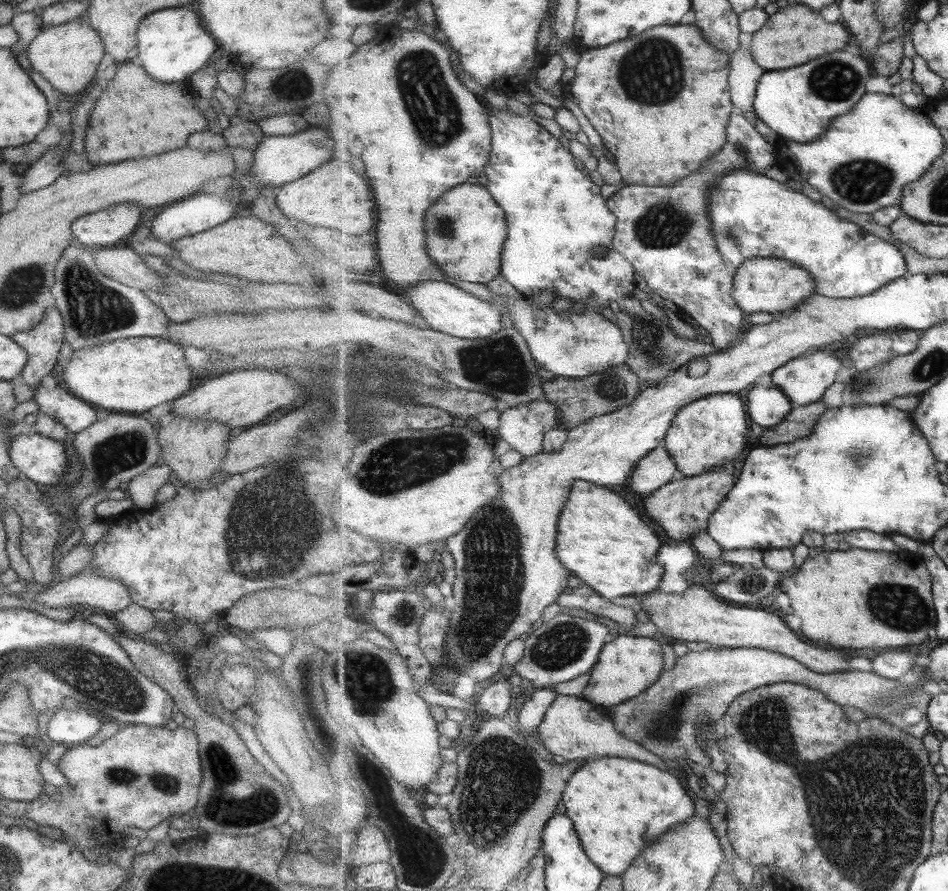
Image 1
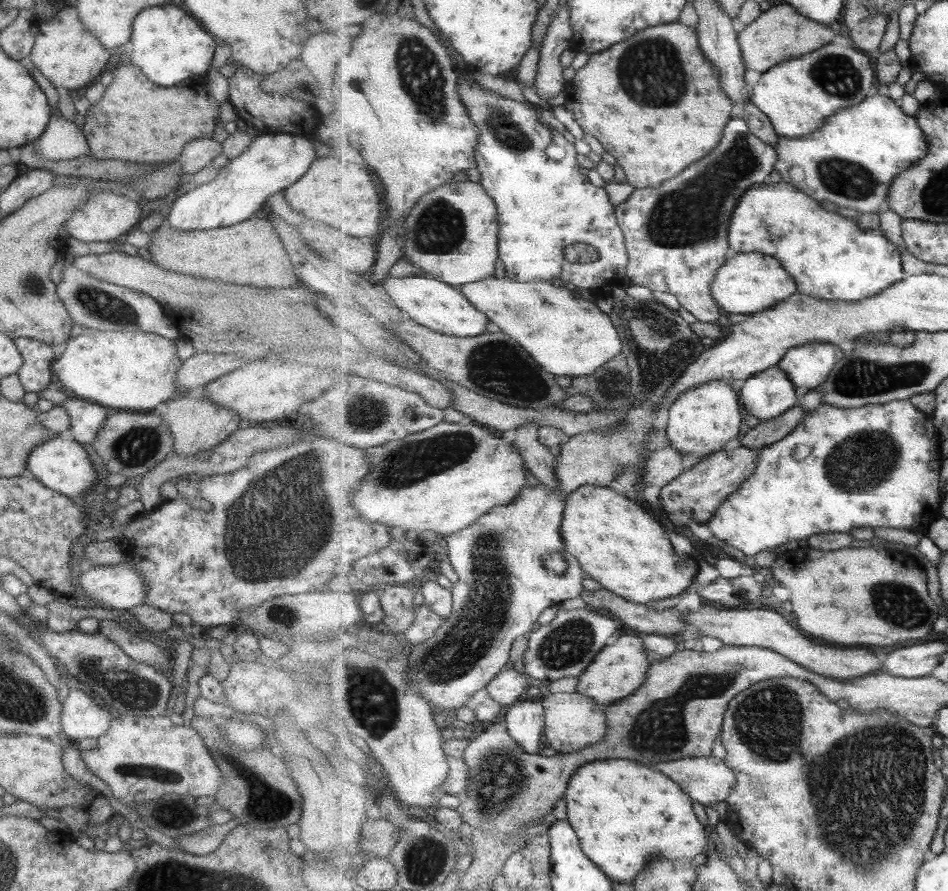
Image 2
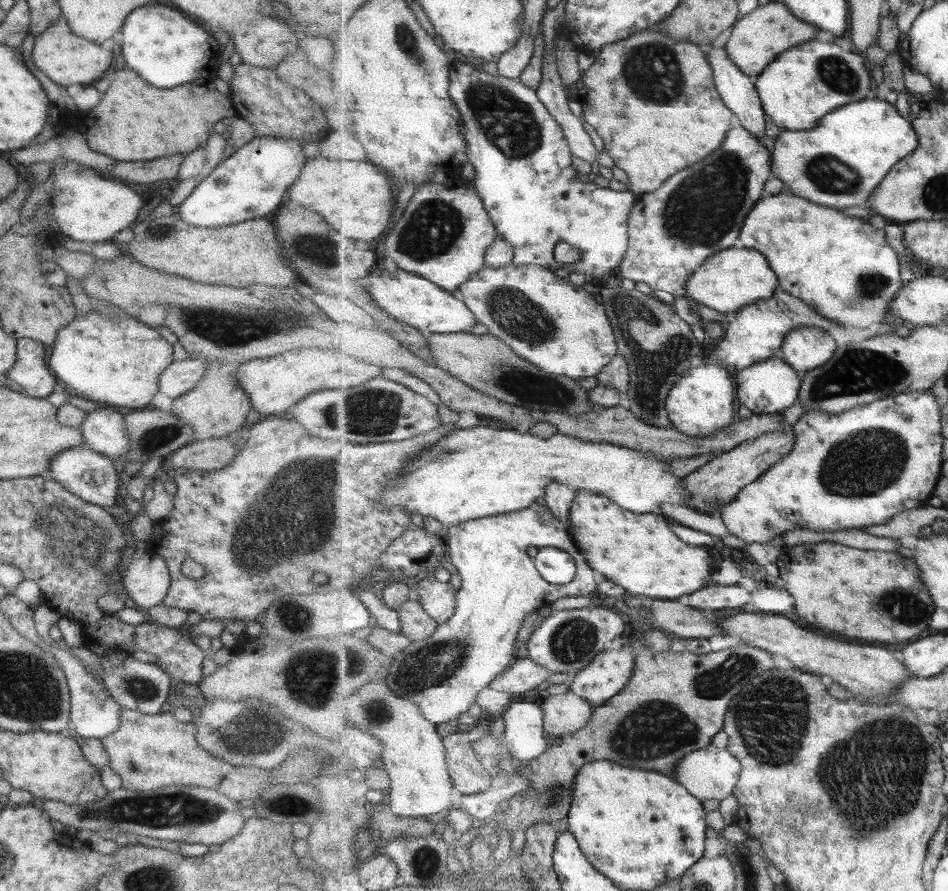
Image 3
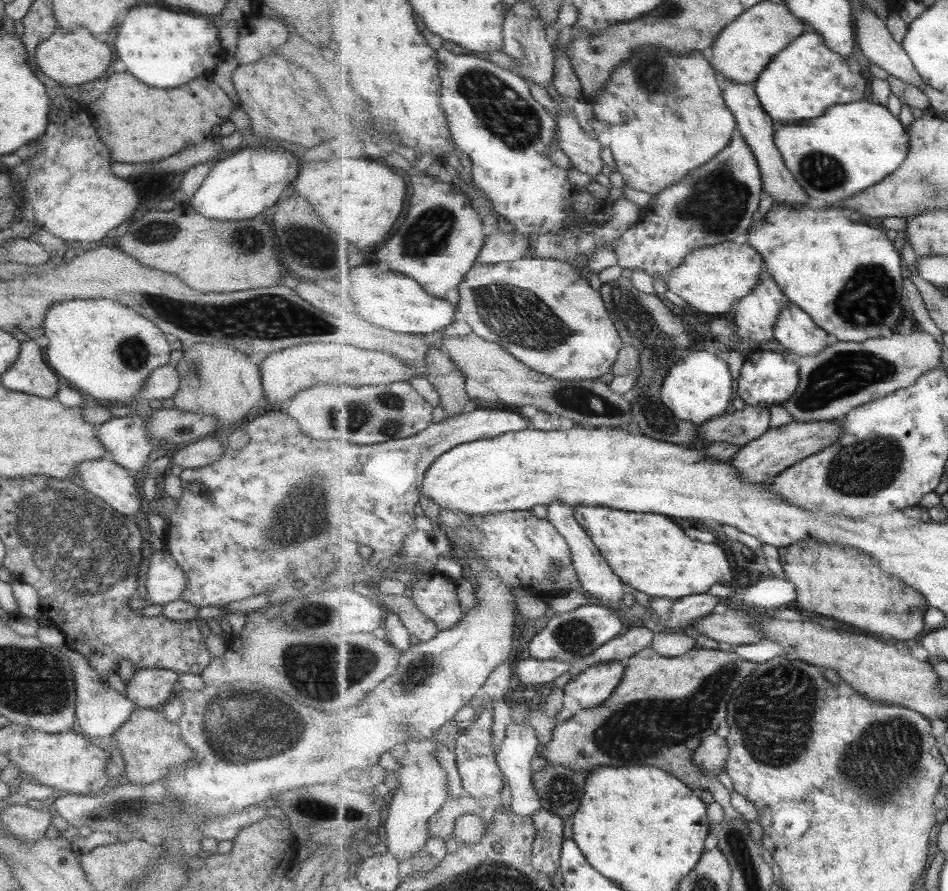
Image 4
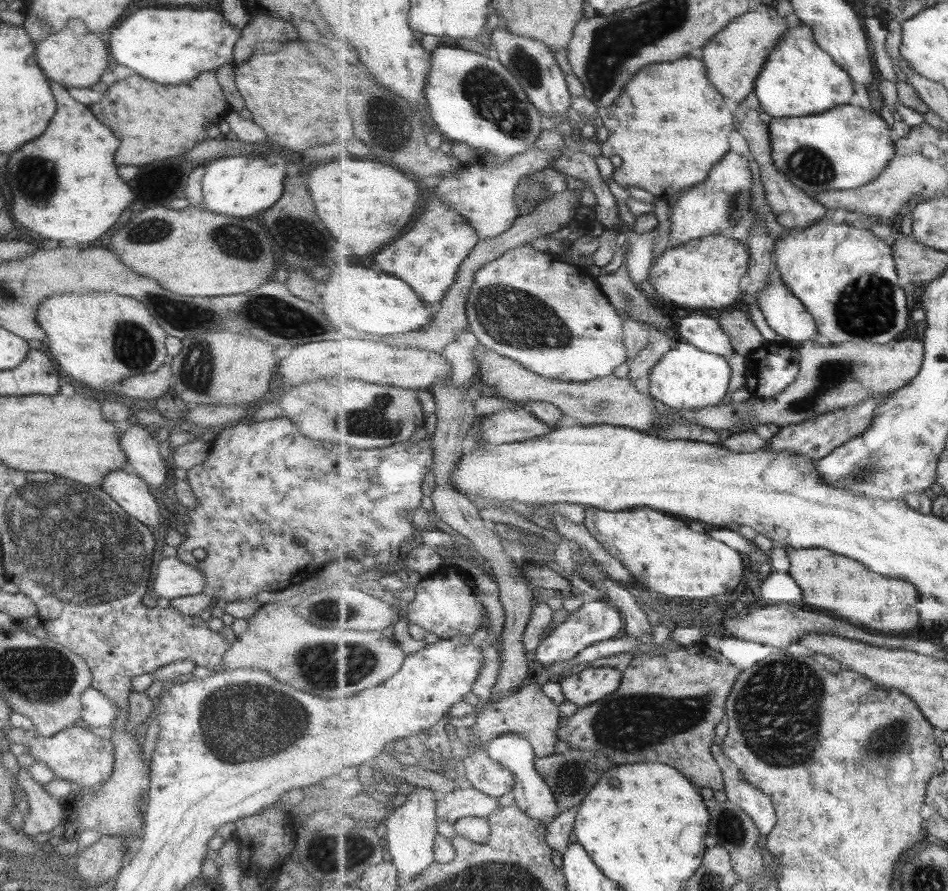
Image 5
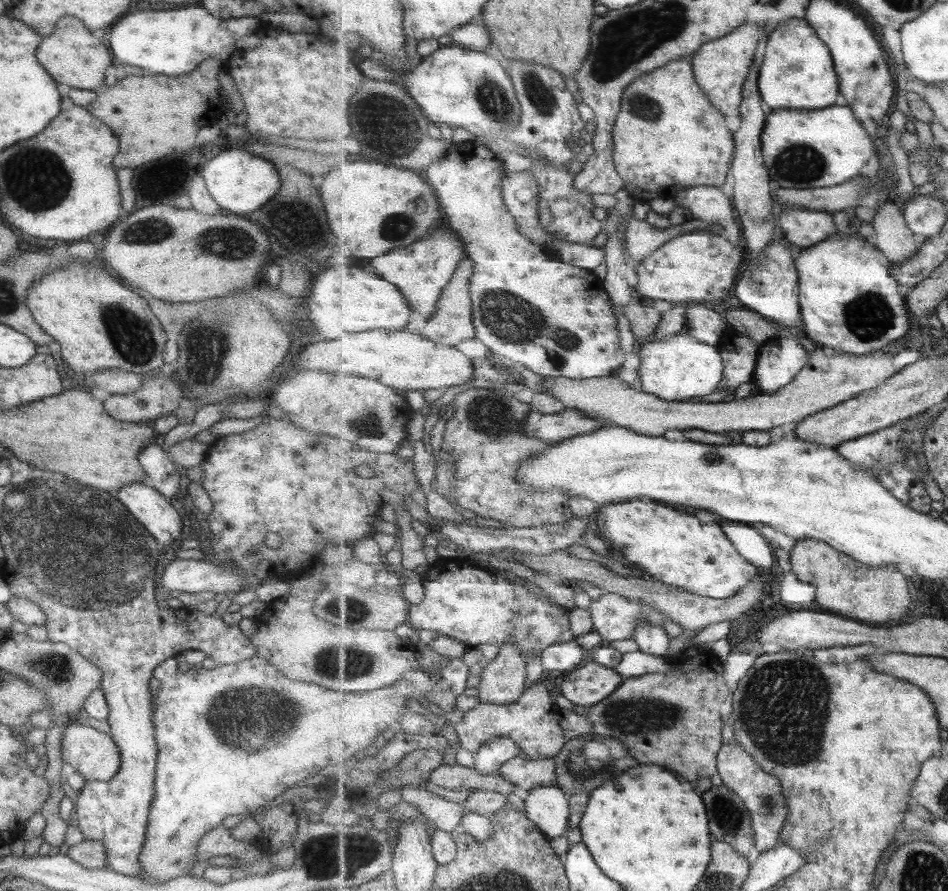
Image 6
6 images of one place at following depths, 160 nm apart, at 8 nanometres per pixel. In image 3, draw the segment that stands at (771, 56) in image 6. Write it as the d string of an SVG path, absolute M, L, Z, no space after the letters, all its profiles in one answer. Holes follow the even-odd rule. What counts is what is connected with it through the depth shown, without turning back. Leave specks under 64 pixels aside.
M817 40L785 51L784 54L777 58L777 62L772 62L767 67L767 70L761 73L754 81L759 91L760 99L763 101L765 113L773 118L773 122L782 131L813 130L819 127L821 120L827 117L827 114L831 114L835 108L869 99L870 92L876 89L864 54L845 52L837 44L817 42Z

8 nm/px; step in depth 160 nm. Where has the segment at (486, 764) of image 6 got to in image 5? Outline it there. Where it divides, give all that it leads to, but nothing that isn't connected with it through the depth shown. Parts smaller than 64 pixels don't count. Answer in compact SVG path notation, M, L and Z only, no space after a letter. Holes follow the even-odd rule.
M507 733L492 740L487 747L487 752L489 752L492 760L506 766L512 772L515 779L513 796L521 810L524 810L533 818L541 819L547 825L554 821L554 818L558 816L561 810L555 800L555 796L553 796L553 792L551 792L551 788L549 788L549 785L537 770L533 746L521 734Z

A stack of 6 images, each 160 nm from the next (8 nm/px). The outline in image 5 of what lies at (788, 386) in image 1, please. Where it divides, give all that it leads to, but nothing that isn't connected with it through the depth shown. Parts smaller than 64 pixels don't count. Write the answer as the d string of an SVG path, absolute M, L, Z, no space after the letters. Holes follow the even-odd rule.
M777 272L772 274L772 281L760 292L756 301L773 330L785 338L788 345L791 342L799 342L801 345L807 341L821 339L816 318Z

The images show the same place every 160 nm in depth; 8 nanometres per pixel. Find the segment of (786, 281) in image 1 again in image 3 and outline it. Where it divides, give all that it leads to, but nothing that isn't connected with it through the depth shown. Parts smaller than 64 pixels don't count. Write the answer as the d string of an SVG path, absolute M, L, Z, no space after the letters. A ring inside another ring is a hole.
M740 245L710 256L705 265L695 272L688 282L691 303L699 303L730 316L746 306L756 304L758 300L776 296L781 287L780 278L773 271L768 258L761 251Z

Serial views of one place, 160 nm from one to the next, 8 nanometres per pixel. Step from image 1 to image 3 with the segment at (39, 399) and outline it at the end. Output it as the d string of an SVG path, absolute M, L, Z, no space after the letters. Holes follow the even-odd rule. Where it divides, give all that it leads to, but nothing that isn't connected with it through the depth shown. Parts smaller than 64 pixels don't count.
M107 408L87 411L77 427L82 436L82 444L117 464L126 451L128 441L122 429L122 416L118 411L111 412Z

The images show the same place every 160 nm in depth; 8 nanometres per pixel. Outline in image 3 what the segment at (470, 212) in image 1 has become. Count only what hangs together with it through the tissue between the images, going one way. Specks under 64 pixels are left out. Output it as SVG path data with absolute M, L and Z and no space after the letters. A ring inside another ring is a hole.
M462 178L418 187L395 230L385 240L379 254L391 256L392 268L421 275L449 292L455 292L473 274L485 269L488 250L499 236L484 199L472 182Z

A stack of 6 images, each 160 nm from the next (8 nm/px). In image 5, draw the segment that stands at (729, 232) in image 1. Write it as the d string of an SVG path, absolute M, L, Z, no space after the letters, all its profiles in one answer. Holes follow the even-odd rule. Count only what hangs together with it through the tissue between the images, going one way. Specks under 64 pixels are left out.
M823 217L821 220L815 221L811 226L804 229L797 229L787 232L775 241L774 244L774 258L775 258L775 272L782 276L784 283L793 291L793 294L804 302L808 311L816 318L818 330L821 334L821 340L824 342L836 345L844 342L868 342L881 343L882 345L889 344L899 340L897 336L907 330L909 326L909 304L907 304L907 292L901 286L900 275L897 272L896 256L891 243L887 240L881 239L875 232L868 229L868 226L862 225L861 228L853 228L849 224L843 222L840 224L833 223L831 218Z

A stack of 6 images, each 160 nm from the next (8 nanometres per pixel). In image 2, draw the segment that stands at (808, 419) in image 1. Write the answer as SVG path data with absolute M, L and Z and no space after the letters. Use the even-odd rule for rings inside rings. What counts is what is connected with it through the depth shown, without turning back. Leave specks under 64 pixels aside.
M793 406L773 420L760 422L741 437L736 445L759 450L784 439L807 418L808 411L801 406Z

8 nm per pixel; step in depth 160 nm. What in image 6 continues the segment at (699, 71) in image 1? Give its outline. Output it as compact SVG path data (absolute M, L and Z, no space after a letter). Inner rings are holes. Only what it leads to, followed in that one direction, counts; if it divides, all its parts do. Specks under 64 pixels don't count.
M683 59L641 75L624 90L621 113L613 128L614 161L624 180L624 188L633 192L636 202L648 202L652 198L674 199L684 188L725 184L736 140L727 130L727 117L721 111L697 82L692 62Z

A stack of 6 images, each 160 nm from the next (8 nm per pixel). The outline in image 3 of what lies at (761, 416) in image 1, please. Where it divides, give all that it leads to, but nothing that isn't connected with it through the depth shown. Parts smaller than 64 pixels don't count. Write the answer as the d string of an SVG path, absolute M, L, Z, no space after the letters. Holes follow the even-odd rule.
M773 357L733 373L738 400L753 414L763 415L785 412L800 398L803 375L797 372L788 362L785 362L783 358Z

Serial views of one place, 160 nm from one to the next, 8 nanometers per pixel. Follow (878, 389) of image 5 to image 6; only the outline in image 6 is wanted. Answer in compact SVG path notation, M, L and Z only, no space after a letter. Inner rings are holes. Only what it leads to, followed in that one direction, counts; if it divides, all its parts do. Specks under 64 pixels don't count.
M817 345L815 350L810 352L809 362L795 380L780 388L775 394L759 392L742 399L728 398L718 403L661 400L656 394L649 394L642 389L639 391L632 389L629 383L615 375L587 380L545 375L540 375L540 378L544 391L561 400L567 409L580 410L609 426L625 427L642 435L657 437L663 436L667 430L684 432L689 429L701 429L719 434L742 433L747 430L765 432L777 426L788 430L793 424L800 423L812 414L833 408L855 398L859 393L881 386L899 371L893 357L887 355L835 352L829 357L823 352L821 345Z

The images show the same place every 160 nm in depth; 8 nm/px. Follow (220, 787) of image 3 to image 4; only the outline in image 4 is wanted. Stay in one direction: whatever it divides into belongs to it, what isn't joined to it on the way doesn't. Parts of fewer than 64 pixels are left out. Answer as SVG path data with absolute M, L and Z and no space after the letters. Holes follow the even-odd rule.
M134 708L126 721L109 736L124 762L123 775L128 782L137 784L149 784L150 782L164 778L164 774L174 766L182 766L184 762L193 759L193 752L185 746L181 740L180 728L177 722L169 722L162 712L155 709Z

